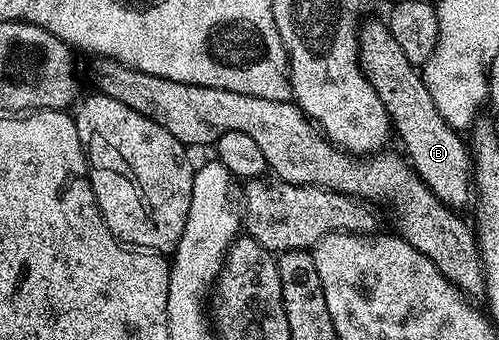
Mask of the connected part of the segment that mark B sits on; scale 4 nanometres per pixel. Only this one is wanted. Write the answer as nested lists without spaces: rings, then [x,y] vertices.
[[[365,19],[360,26],[360,68],[364,77],[374,86],[374,94],[382,98],[382,104],[388,110],[388,119],[392,122],[395,135],[400,135],[404,143],[403,151],[413,170],[422,178],[422,182],[437,196],[443,204],[453,210],[462,210],[473,203],[474,181],[472,178],[472,154],[459,131],[451,128],[438,114],[430,90],[426,90],[421,69],[406,58],[402,46],[394,34],[390,34],[383,19]]]

